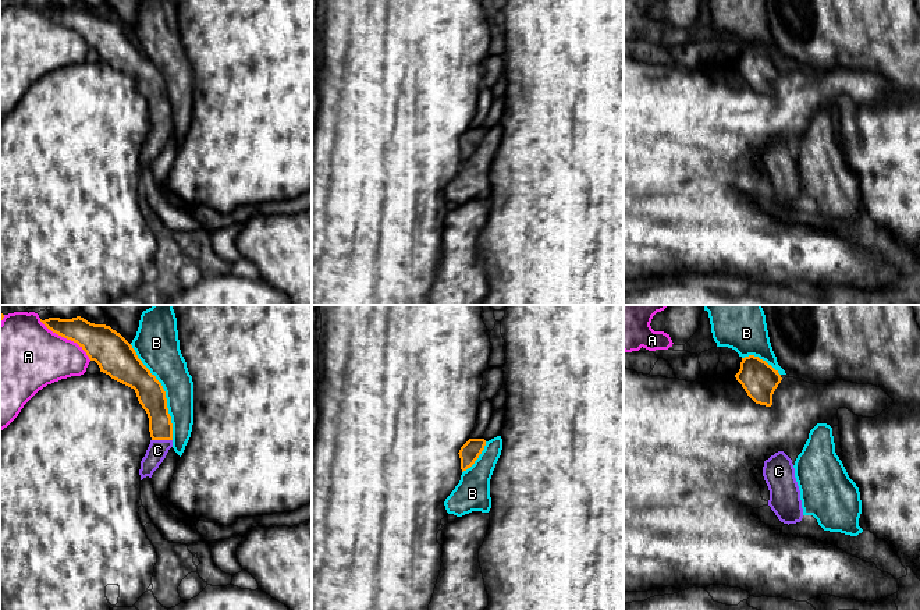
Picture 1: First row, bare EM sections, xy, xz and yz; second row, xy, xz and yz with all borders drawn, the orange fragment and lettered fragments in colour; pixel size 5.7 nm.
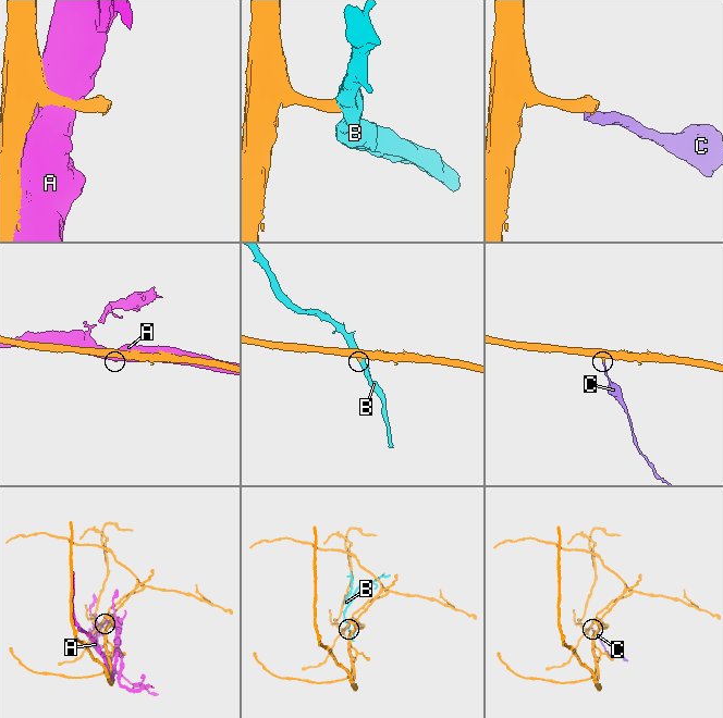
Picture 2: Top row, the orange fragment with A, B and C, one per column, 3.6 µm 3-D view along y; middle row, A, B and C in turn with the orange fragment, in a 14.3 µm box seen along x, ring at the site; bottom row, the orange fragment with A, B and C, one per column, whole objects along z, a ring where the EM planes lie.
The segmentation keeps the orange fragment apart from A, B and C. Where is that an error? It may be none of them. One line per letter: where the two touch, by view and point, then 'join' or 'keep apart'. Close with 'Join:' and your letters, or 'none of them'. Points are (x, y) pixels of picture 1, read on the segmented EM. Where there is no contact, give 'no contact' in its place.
A: meets orange in xy at (66, 337); keep apart
B: meets orange in xy at (164, 392); keep apart
C: meets orange in xy at (162, 439); join
Join: C

